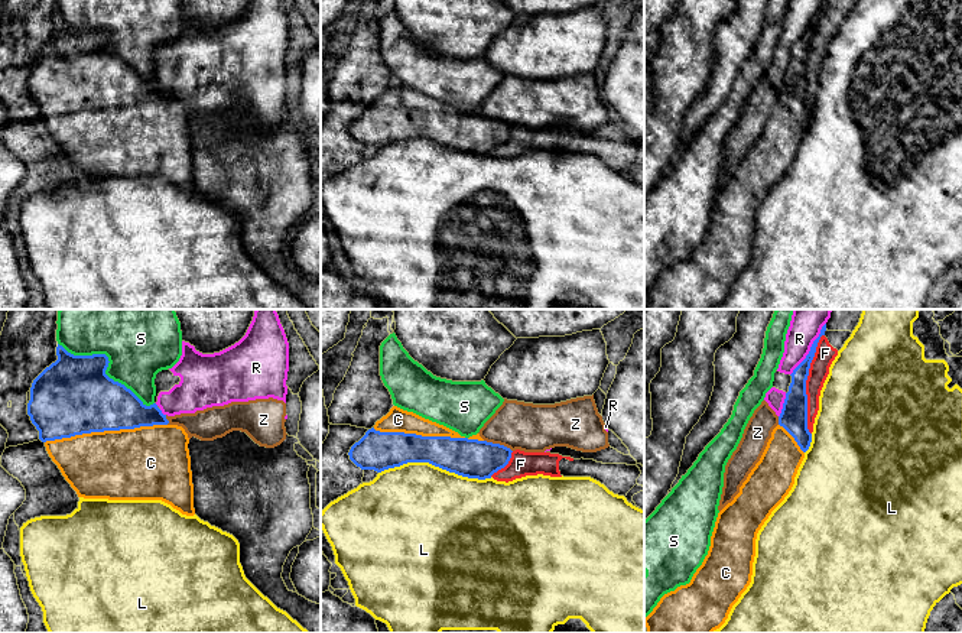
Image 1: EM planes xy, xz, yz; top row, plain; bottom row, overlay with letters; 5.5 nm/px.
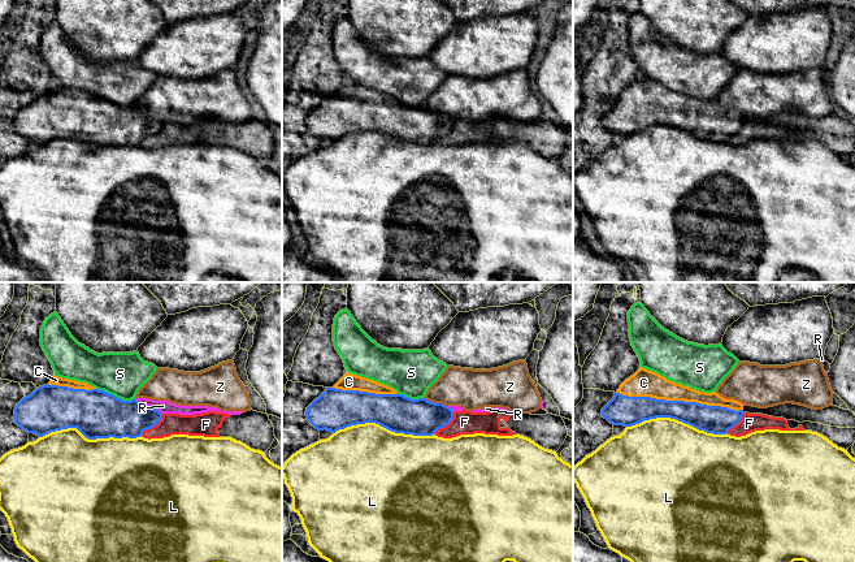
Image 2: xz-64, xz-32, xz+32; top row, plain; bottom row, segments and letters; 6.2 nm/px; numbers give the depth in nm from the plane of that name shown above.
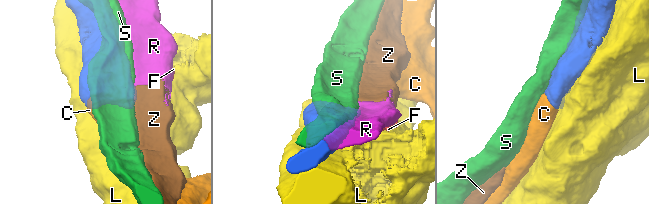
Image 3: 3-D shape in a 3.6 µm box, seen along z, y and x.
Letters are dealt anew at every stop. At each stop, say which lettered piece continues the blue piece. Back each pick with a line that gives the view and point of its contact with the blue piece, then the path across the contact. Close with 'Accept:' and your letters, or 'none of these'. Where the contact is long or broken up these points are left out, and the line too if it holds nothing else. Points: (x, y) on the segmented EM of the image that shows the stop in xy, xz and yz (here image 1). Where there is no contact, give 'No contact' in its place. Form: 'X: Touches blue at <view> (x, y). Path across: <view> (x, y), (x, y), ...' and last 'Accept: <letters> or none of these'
C: Touches blue at xy (106, 429)
Accept: C

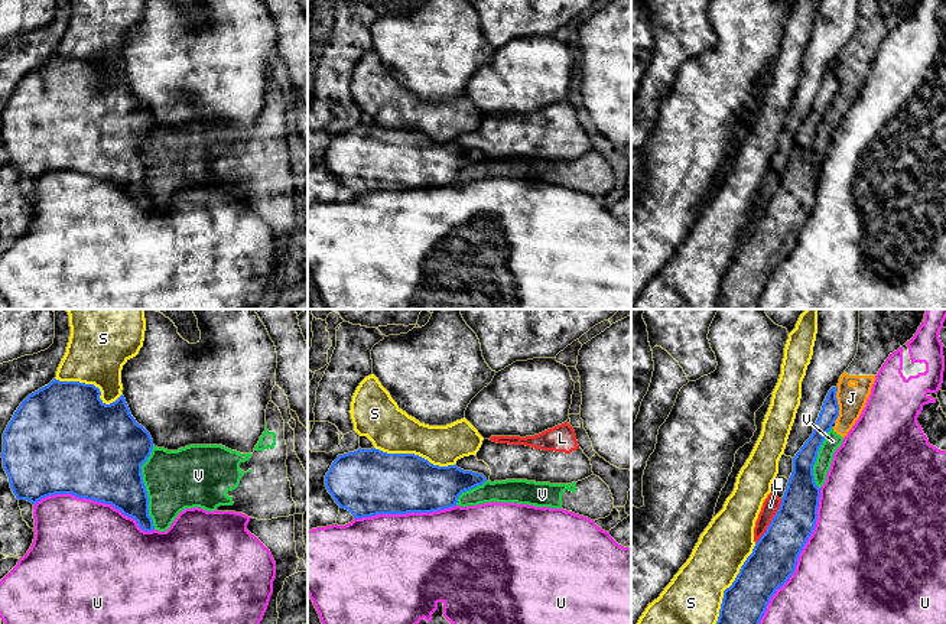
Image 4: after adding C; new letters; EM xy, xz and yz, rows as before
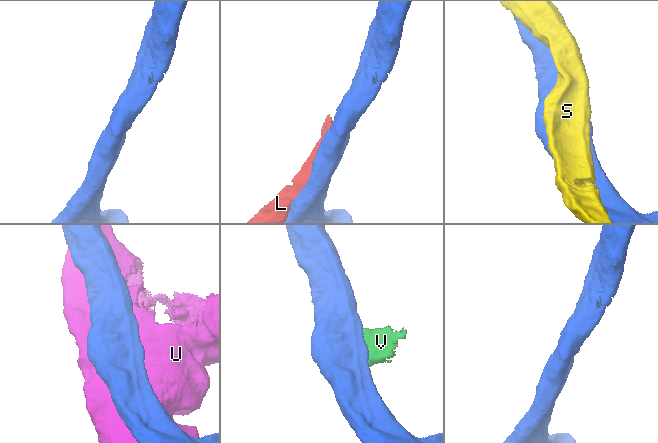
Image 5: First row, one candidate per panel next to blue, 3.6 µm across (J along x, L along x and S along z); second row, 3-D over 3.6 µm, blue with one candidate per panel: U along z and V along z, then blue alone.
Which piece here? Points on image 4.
Accept: none of these

